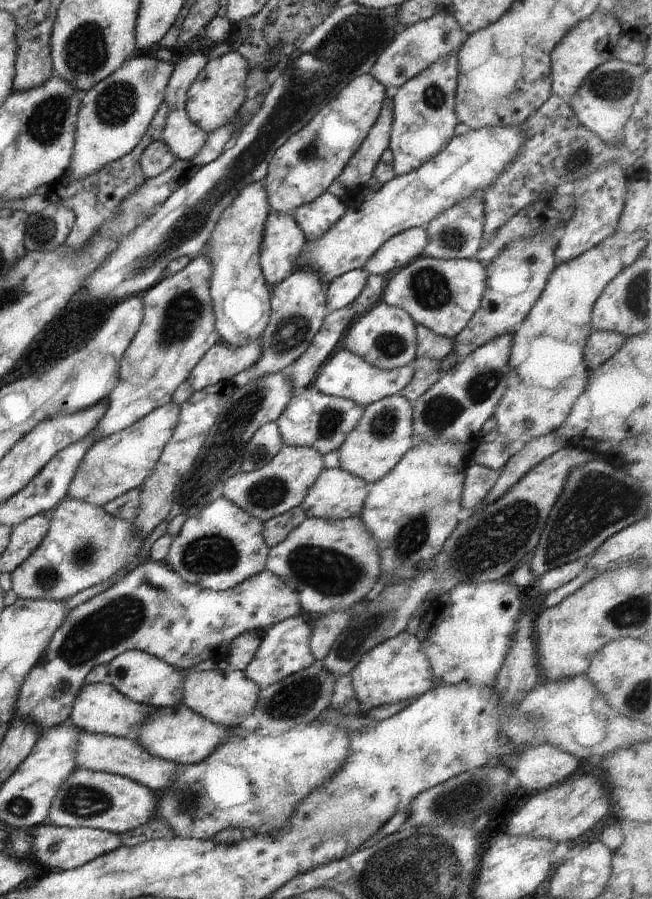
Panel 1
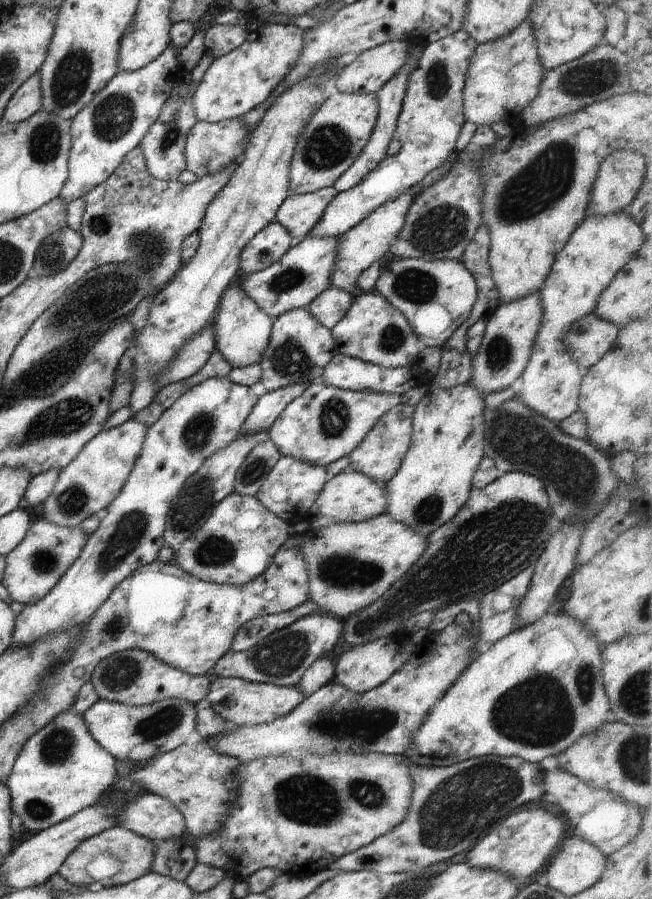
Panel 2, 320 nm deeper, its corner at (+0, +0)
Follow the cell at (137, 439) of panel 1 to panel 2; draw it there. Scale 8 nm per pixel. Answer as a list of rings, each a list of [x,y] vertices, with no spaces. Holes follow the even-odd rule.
[[[133,418],[117,427],[98,433],[57,476],[57,482],[42,503],[42,515],[52,524],[72,529],[98,514],[118,496],[146,438],[147,426]]]

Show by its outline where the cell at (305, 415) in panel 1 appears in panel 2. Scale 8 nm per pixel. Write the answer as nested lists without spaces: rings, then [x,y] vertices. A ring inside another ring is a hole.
[[[322,381],[314,382],[295,401],[288,403],[267,431],[282,456],[327,467],[348,456],[365,440],[381,416],[400,403],[401,398],[394,393],[357,393]]]

